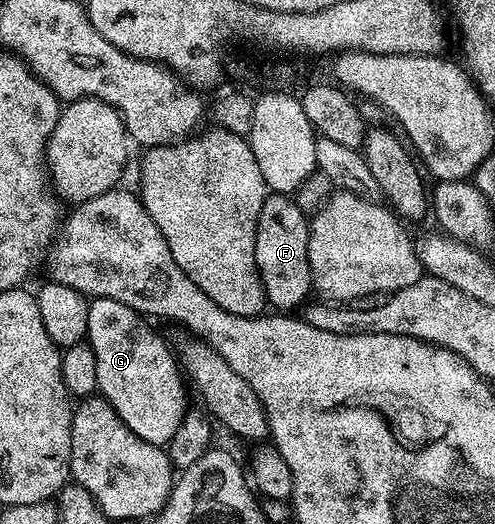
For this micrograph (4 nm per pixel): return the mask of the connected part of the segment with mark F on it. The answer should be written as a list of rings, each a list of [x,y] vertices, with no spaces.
[[[267,193],[260,220],[256,224],[256,268],[266,293],[266,301],[275,311],[290,312],[311,297],[310,265],[308,264],[308,216],[294,203],[293,197]]]

